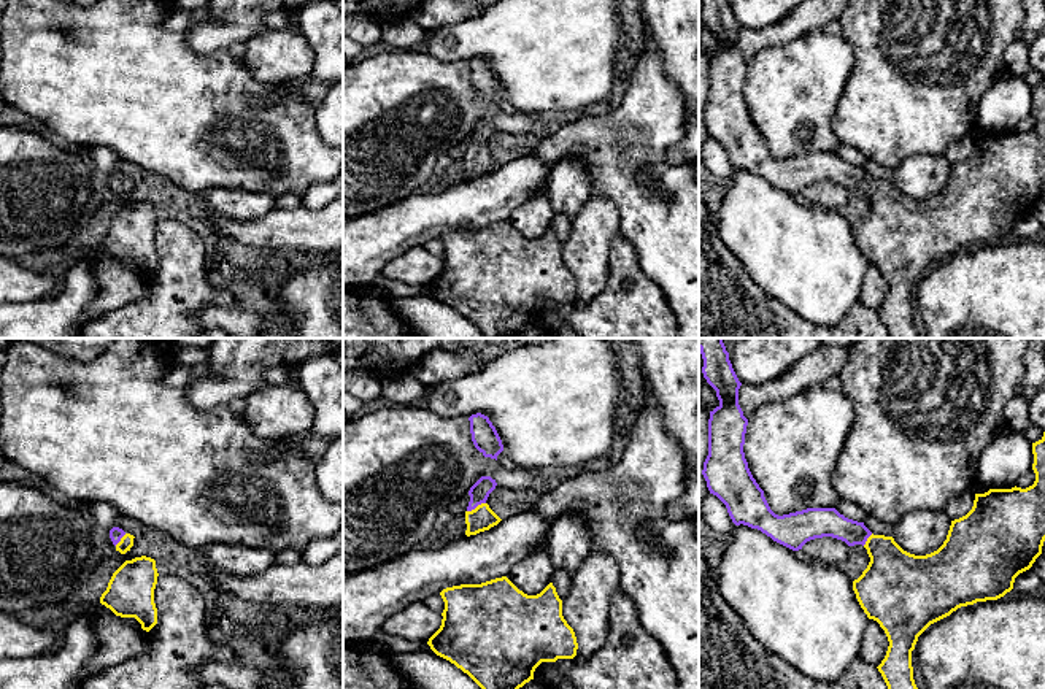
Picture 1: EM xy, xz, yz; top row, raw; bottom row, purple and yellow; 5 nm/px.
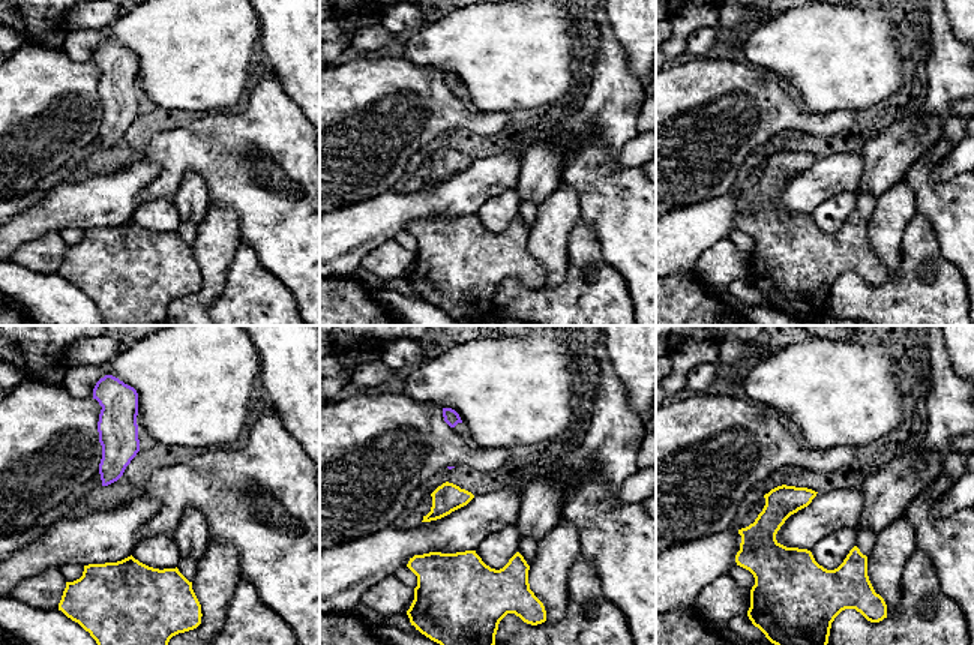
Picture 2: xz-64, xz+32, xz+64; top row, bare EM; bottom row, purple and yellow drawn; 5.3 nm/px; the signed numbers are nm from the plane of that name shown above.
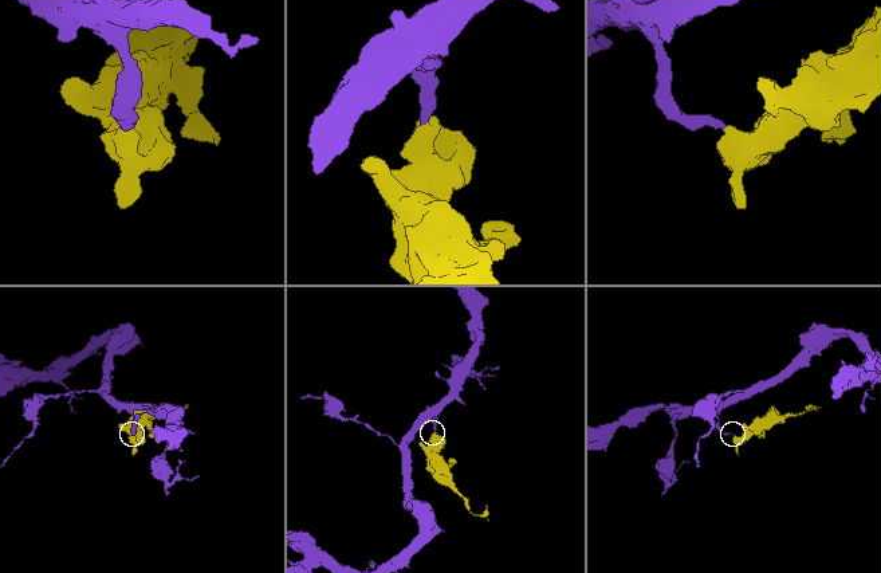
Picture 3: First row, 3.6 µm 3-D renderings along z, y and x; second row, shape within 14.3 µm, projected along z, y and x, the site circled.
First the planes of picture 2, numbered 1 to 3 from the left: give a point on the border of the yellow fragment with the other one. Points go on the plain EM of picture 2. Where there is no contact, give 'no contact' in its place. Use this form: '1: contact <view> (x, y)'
1: no contact
2: no contact
3: no contact

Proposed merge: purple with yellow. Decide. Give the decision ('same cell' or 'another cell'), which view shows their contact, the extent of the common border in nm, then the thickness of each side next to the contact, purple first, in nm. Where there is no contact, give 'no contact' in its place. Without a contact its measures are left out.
same cell | xz | 110 nm | 100/120 nm

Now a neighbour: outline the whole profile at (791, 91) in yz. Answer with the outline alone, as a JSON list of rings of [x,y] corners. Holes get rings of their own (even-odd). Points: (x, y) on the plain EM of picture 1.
[[[816,29],[785,44],[764,49],[748,62],[745,103],[775,159],[835,152],[842,143],[834,132],[832,119],[854,60],[854,51],[842,35]]]

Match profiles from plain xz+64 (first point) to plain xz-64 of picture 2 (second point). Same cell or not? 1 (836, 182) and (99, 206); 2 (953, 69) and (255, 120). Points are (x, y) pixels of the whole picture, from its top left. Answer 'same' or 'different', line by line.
1: same
2: same

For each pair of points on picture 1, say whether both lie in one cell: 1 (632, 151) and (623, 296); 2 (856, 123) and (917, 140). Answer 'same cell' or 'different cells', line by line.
1: different cells
2: same cell

